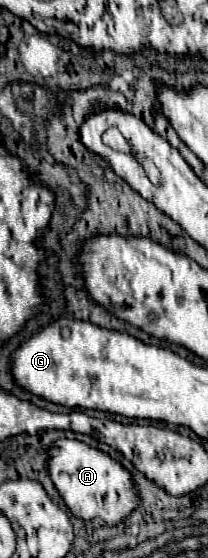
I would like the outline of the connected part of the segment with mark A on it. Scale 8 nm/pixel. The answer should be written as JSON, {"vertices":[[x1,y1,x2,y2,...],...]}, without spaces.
{"vertices":[[63,439,49,449,49,475,63,495,63,501,73,511,75,517,81,517,85,521,99,519,107,525,119,523,123,517,127,517,135,505,137,495,131,485,129,473,113,461,109,455,77,441,77,439]]}

